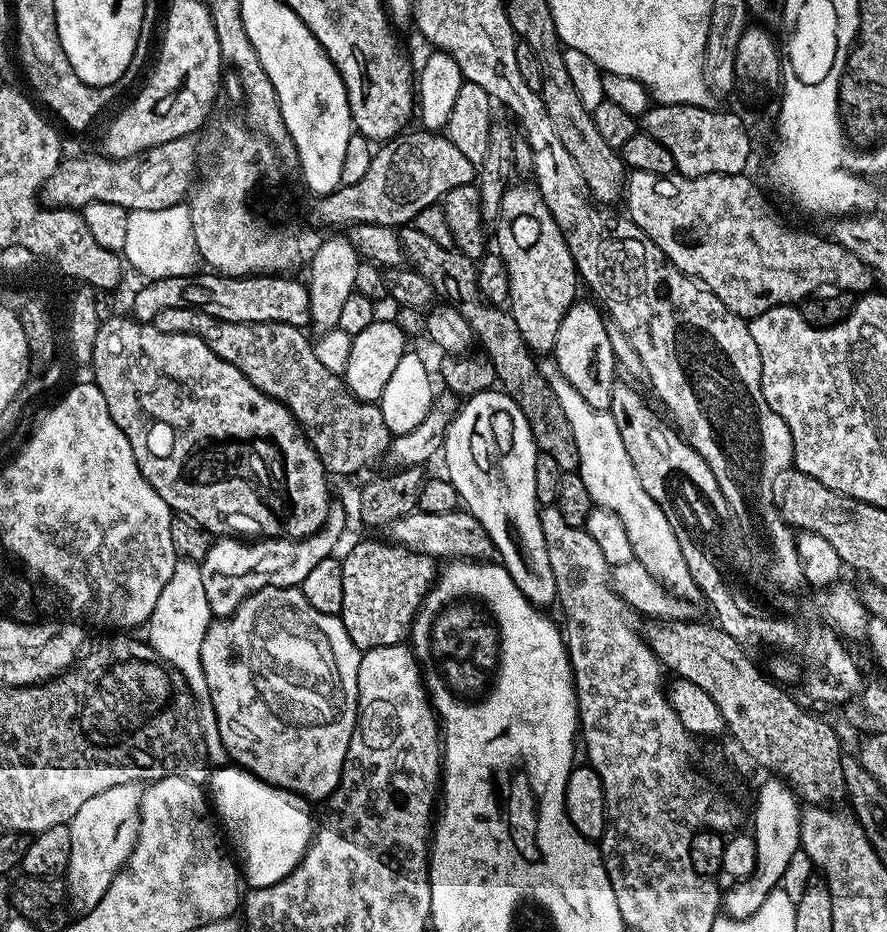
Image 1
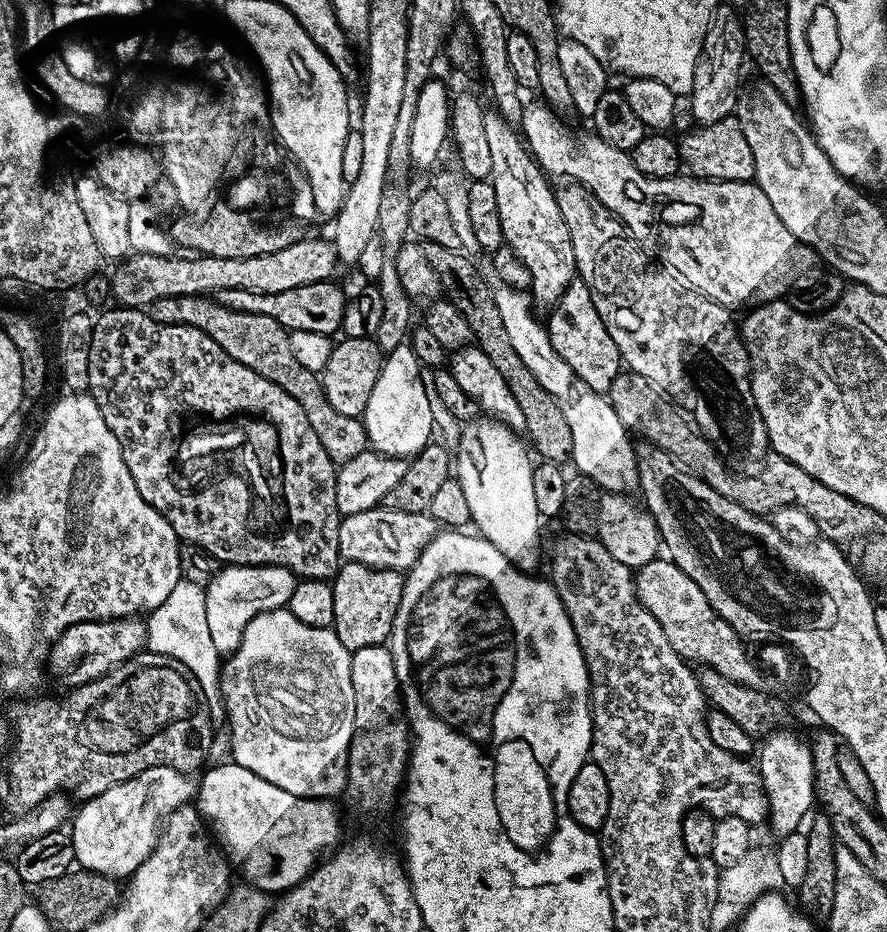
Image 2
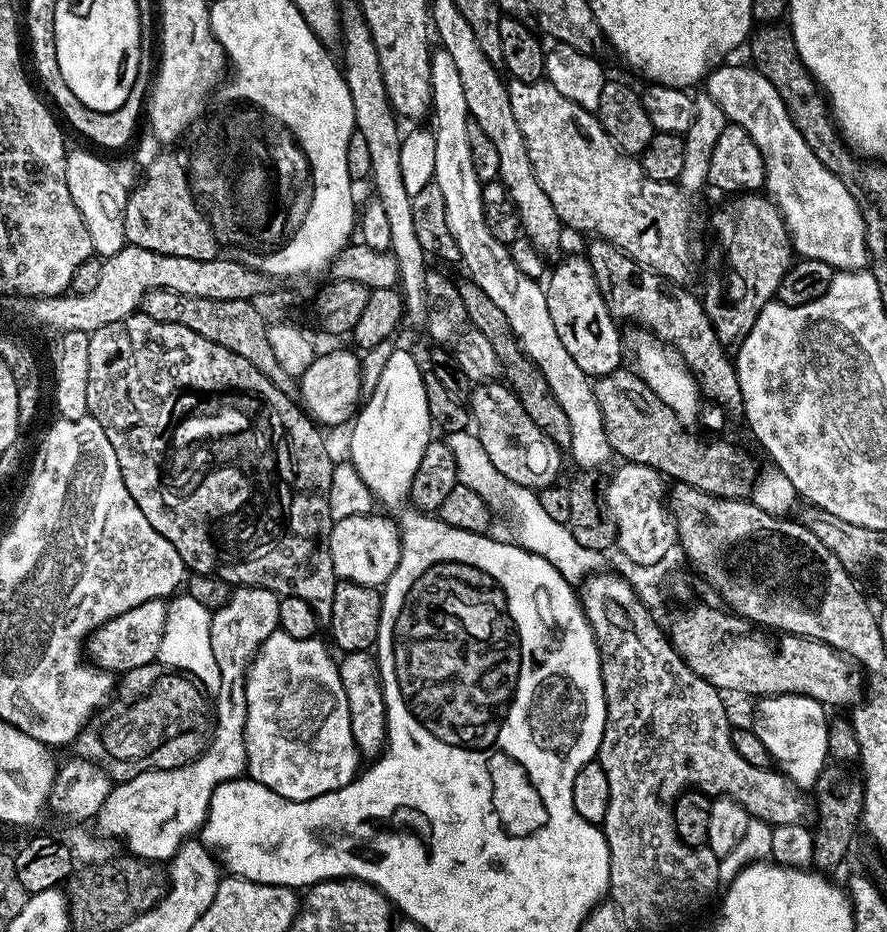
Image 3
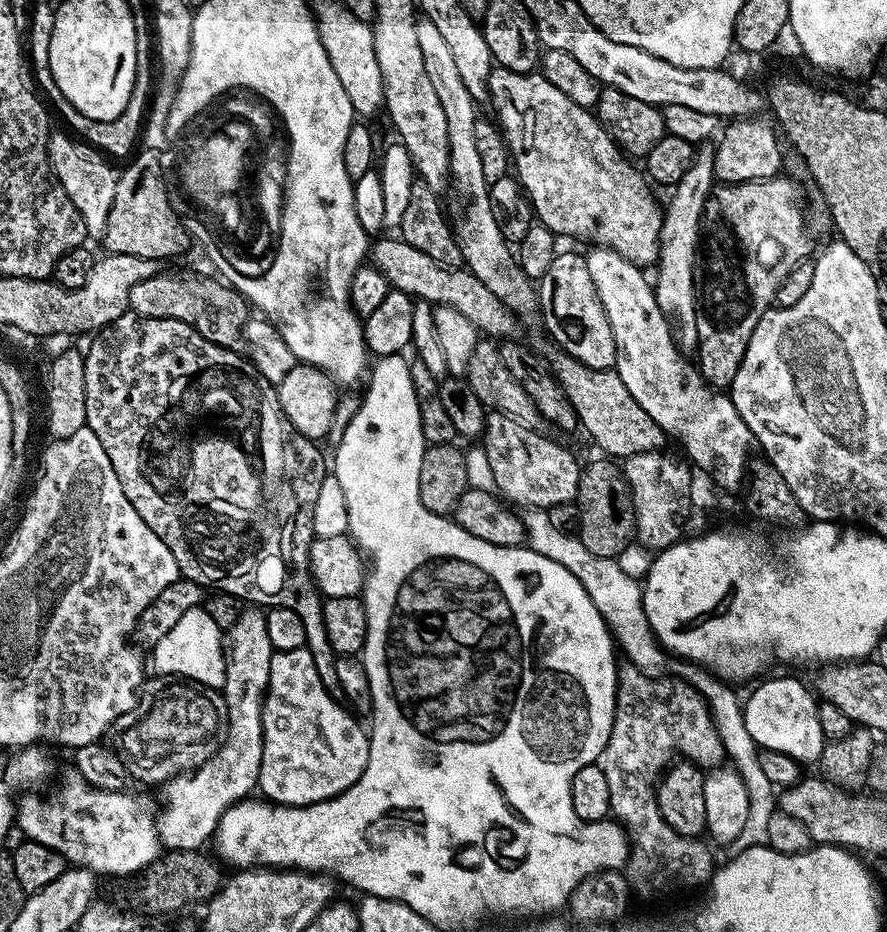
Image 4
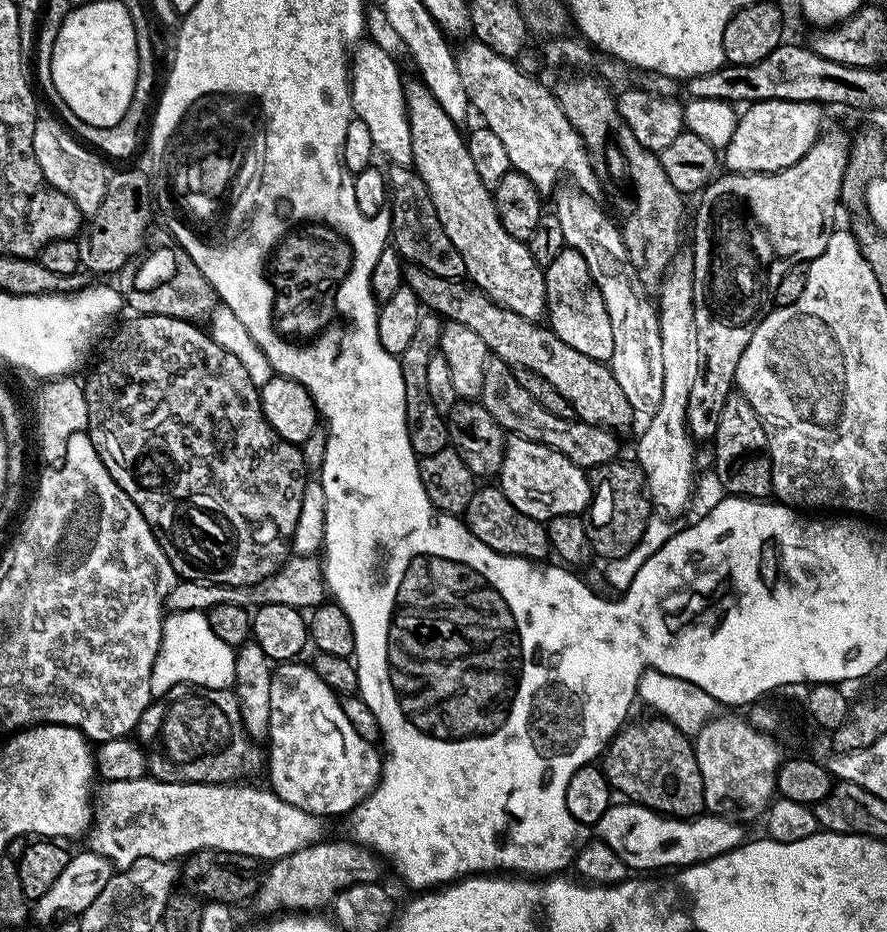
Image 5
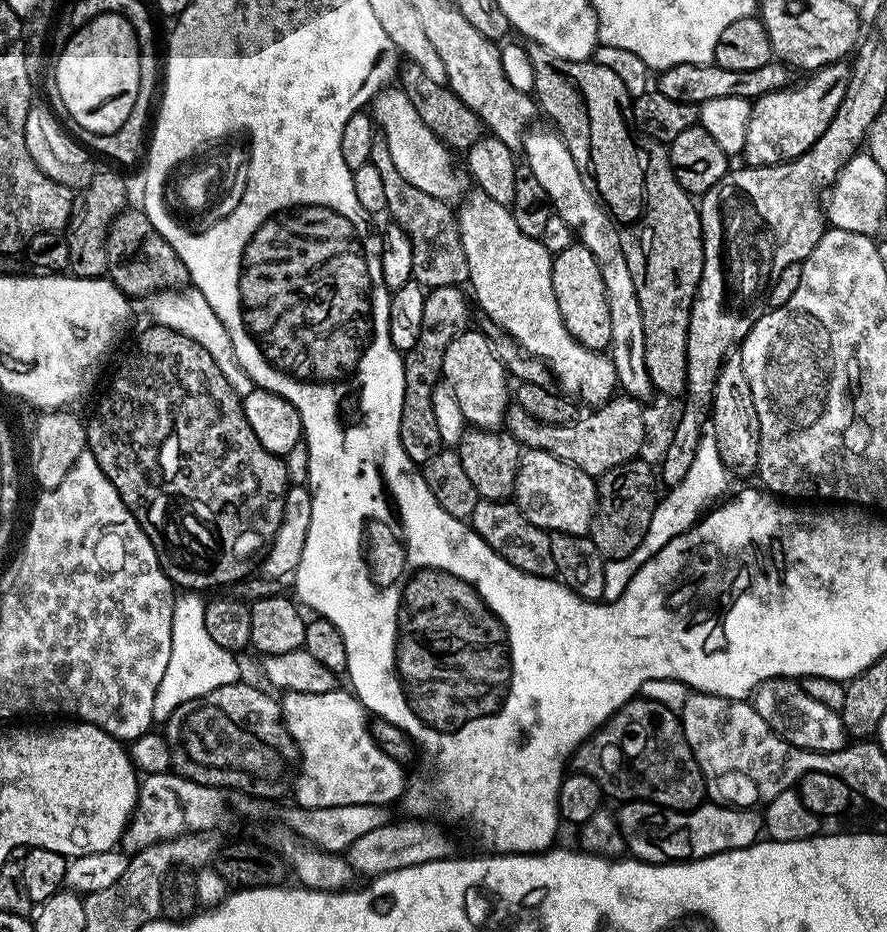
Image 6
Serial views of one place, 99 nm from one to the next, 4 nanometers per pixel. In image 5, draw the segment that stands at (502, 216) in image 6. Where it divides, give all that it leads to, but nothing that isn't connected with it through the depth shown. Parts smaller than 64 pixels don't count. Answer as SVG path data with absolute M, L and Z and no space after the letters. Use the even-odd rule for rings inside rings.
M419 78L409 79L405 83L404 101L410 122L411 165L430 194L443 230L457 247L458 254L462 254L467 279L494 303L509 308L525 319L539 321L545 315L548 302L544 268L533 258L527 243L510 238L502 226L492 192L482 178L478 178L478 169L470 159L461 125L455 124L450 114L438 106L434 94L430 94L424 81Z

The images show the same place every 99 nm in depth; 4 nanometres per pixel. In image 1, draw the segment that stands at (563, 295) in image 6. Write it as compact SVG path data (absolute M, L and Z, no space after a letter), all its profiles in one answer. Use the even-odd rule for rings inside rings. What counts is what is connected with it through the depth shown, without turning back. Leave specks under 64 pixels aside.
M577 299L570 310L566 310L566 318L562 318L562 326L558 326L558 338L551 355L566 382L570 382L570 386L574 386L574 390L594 406L594 410L607 412L611 409L614 386L618 382L618 365L611 349L605 313L591 299L588 300Z

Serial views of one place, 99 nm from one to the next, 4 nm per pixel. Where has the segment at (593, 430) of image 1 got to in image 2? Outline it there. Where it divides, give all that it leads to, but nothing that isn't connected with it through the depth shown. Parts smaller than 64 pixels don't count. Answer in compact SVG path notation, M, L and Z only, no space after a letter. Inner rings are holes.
M508 284L493 287L494 302L498 302L498 315L506 325L506 335L514 345L518 358L526 362L526 367L538 382L558 402L562 415L570 426L570 434L574 434L571 463L576 464L575 471L582 476L588 476L596 483L596 487L605 493L627 493L627 488L635 489L640 479L640 469L636 459L636 448L632 444L633 437L615 413L609 397L602 392L590 390L562 358L558 358L558 350L548 337L548 329L535 316L534 301L527 291L511 288Z

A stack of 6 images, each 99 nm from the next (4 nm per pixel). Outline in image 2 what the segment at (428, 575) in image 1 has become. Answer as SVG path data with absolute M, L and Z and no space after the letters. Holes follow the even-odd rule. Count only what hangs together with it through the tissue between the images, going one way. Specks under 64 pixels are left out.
M358 561L341 563L330 583L334 594L334 622L338 642L349 650L384 644L392 632L398 602L402 602L405 573L394 569L376 569Z

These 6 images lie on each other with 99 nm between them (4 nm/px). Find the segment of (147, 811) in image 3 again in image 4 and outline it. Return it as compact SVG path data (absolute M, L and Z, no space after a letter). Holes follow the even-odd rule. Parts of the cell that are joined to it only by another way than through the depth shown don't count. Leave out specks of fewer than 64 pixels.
M256 606L245 607L238 622L227 628L223 648L225 682L222 691L228 711L226 739L202 767L164 781L164 808L162 804L156 818L156 829L161 845L168 850L194 852L203 849L204 843L215 837L216 827L225 810L239 800L251 797L260 782L264 753L262 710L264 693L270 682L270 658L274 651L270 634L266 634L265 613Z

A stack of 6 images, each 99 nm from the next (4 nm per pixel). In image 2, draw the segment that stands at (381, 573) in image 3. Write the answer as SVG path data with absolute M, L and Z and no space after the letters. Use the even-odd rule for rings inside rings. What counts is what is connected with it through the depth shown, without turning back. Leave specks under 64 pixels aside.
M377 506L366 511L344 516L339 524L340 557L358 561L376 569L406 572L421 556L422 550L439 535L440 525L425 512L394 510Z

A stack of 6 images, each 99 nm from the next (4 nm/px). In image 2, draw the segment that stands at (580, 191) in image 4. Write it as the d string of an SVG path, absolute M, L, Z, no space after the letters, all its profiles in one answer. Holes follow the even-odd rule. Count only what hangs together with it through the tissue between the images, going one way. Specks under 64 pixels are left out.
M538 102L538 104L529 103L525 107L522 135L528 145L528 151L532 154L532 159L544 169L549 177L568 176L564 178L581 184L581 186L588 189L603 208L610 210L628 227L628 231L633 236L640 238L643 237L643 232L649 232L652 235L653 242L656 243L657 253L655 252L655 255L658 257L659 263L679 276L685 284L695 288L698 292L703 292L704 295L709 296L712 300L718 301L724 308L737 310L736 308L745 307L744 309L747 309L749 306L772 304L775 300L784 300L788 295L788 291L794 287L792 276L796 276L795 278L803 277L805 272L813 271L817 267L818 257L816 252L809 244L803 244L801 240L794 238L794 234L790 234L790 230L786 230L786 225L782 223L782 218L778 218L778 214L774 214L774 206L770 206L770 198L766 198L766 194L762 194L760 187L752 180L701 180L691 174L681 174L671 176L670 178L662 178L661 180L658 178L648 178L646 174L642 174L642 170L638 170L638 166L634 166L629 153L610 146L605 140L600 139L595 134L575 136L570 129L564 128L563 122L559 119L563 120L544 102Z

